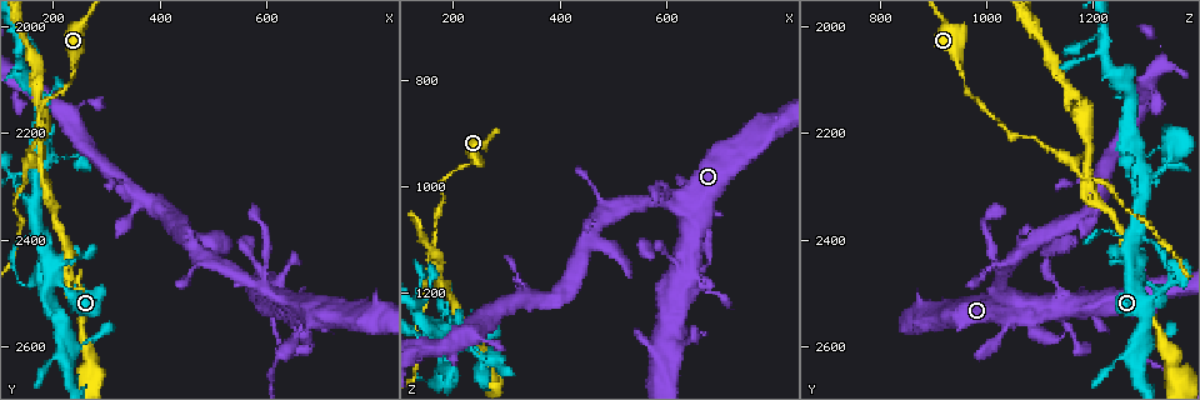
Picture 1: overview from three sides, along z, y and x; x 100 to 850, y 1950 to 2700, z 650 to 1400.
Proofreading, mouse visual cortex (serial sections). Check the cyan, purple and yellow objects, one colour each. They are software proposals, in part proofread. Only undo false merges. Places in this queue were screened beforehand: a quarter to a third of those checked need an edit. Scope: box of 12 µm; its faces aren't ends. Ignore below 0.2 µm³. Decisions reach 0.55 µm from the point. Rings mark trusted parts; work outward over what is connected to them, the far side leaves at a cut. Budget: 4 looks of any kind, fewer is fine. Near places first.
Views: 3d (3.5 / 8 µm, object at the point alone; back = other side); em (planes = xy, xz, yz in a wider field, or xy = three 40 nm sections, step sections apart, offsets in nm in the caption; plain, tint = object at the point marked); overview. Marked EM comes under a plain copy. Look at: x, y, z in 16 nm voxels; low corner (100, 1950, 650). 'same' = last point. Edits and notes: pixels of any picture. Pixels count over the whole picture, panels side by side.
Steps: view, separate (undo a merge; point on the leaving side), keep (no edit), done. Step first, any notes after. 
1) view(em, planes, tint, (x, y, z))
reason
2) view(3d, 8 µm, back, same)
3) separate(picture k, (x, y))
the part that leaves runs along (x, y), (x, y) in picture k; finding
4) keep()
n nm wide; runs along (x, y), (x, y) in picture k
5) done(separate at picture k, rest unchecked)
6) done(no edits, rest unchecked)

view(3d, 8 µm, (210, 2480, 1280))
three arms meet

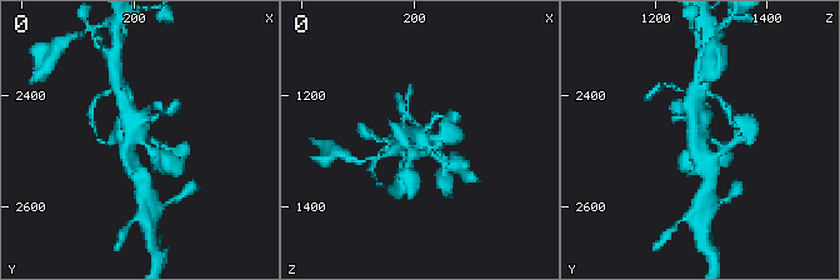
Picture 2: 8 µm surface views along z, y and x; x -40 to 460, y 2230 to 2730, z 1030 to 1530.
view(em, xy, step 5, tint, (205, 2485, 1280))
shape alone is not enough

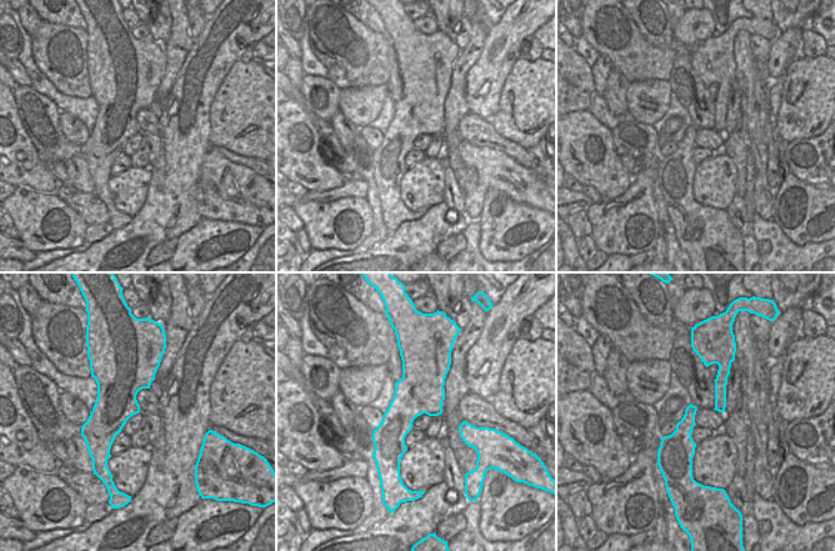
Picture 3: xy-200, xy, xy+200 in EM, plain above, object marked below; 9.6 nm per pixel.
keep()
runs along (166, 159), (129, 131), (126, 108) in picture 2; continuous, no second cell

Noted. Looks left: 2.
view(3d, 3.5 µm, (240, 2085, 960))
sudden change in width

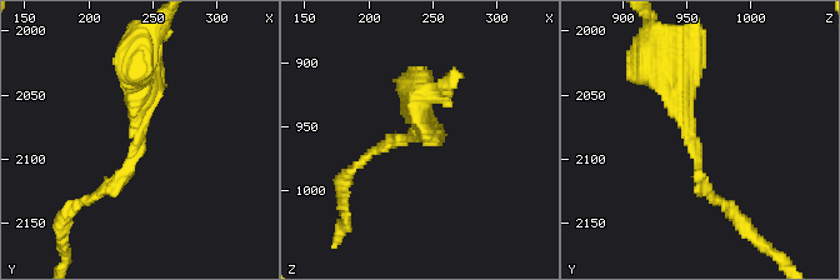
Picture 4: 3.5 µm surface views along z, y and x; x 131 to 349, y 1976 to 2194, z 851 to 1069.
view(em, xy, step 3, tint, (238, 2086, 954))
arms of 150, 400 nm

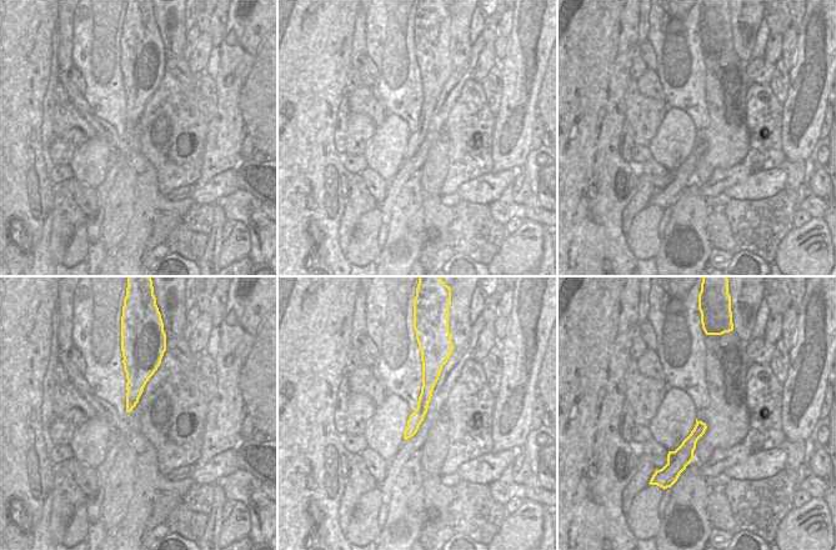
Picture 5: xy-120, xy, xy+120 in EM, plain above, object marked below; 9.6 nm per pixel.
keep()
runs along (653, 69), (675, 88), (714, 199) in picture 4; all the same cell

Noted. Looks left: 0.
done(no edits, rest unchecked)

